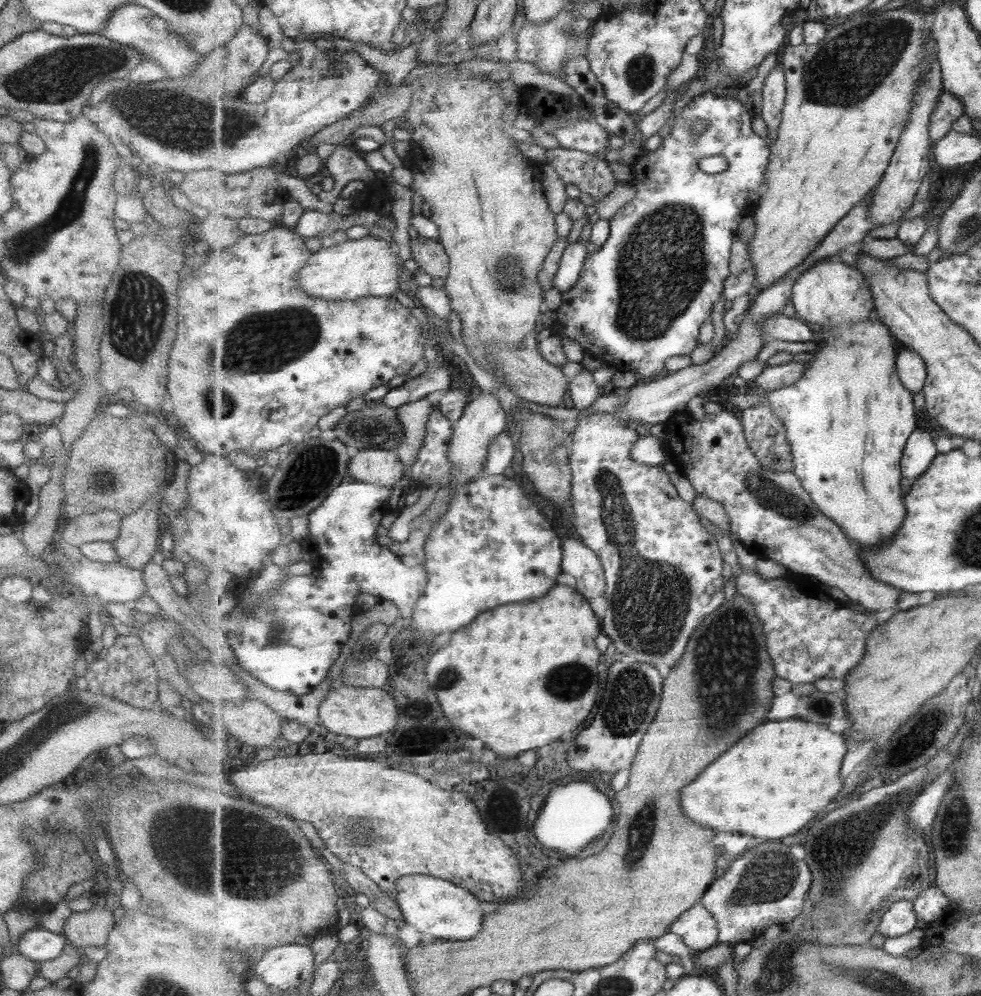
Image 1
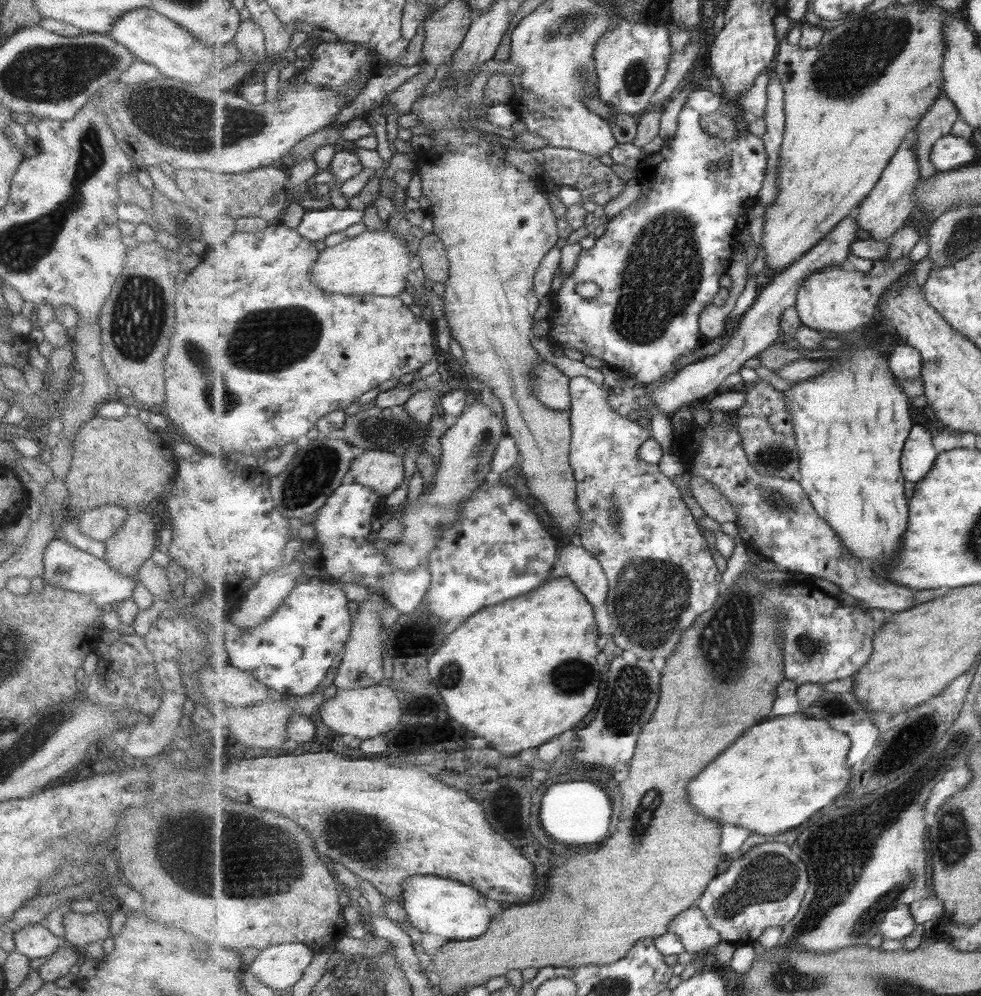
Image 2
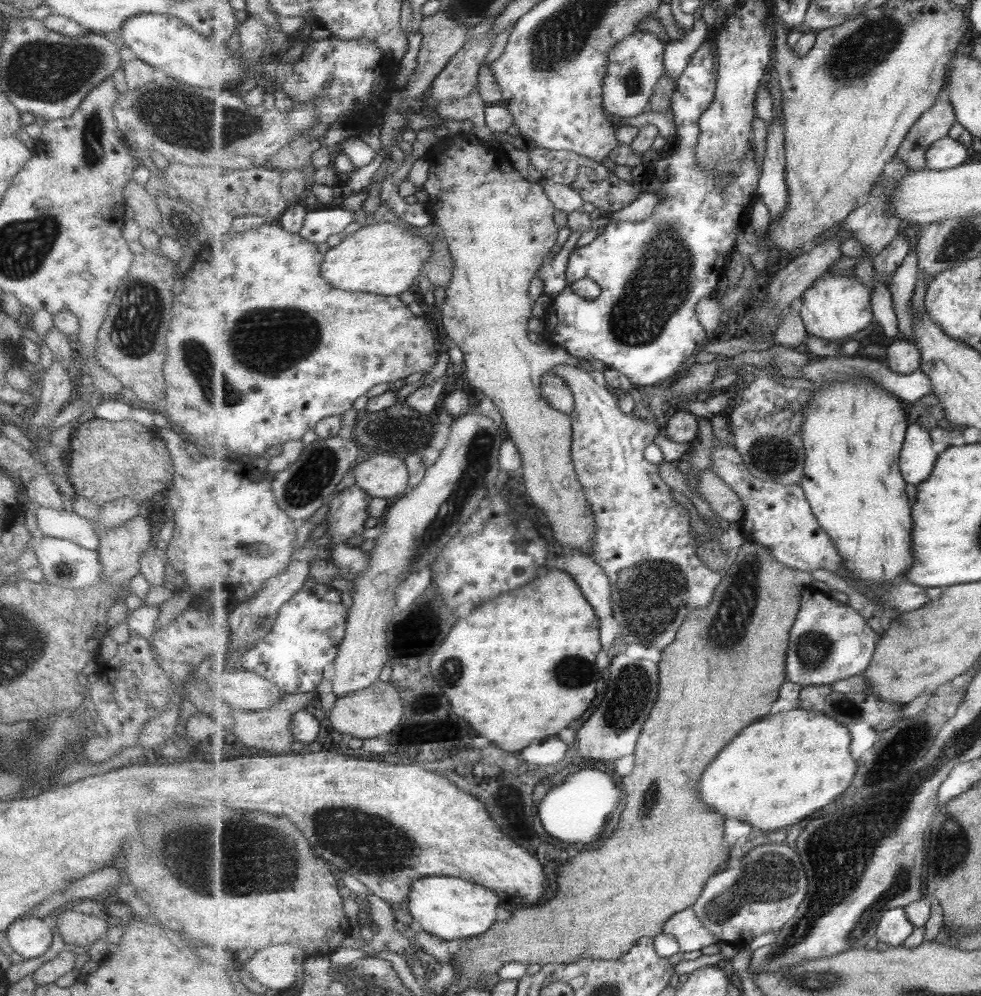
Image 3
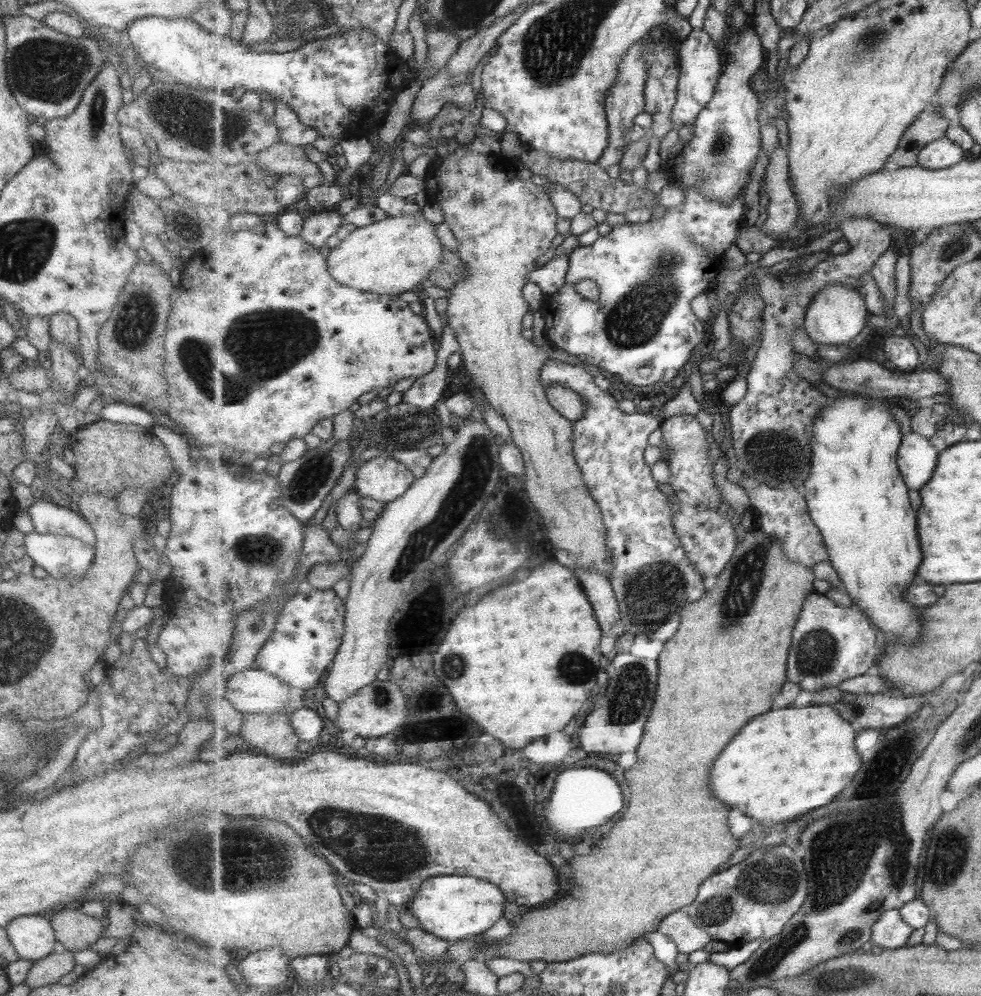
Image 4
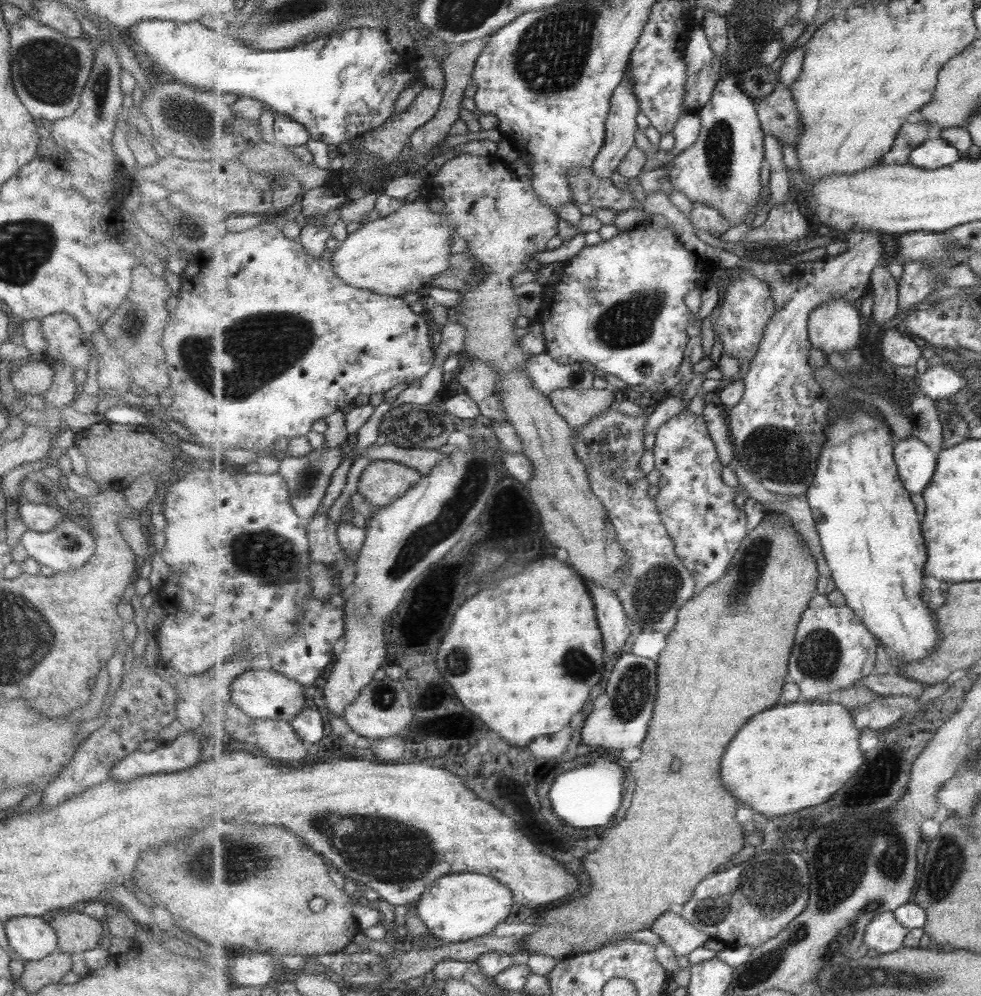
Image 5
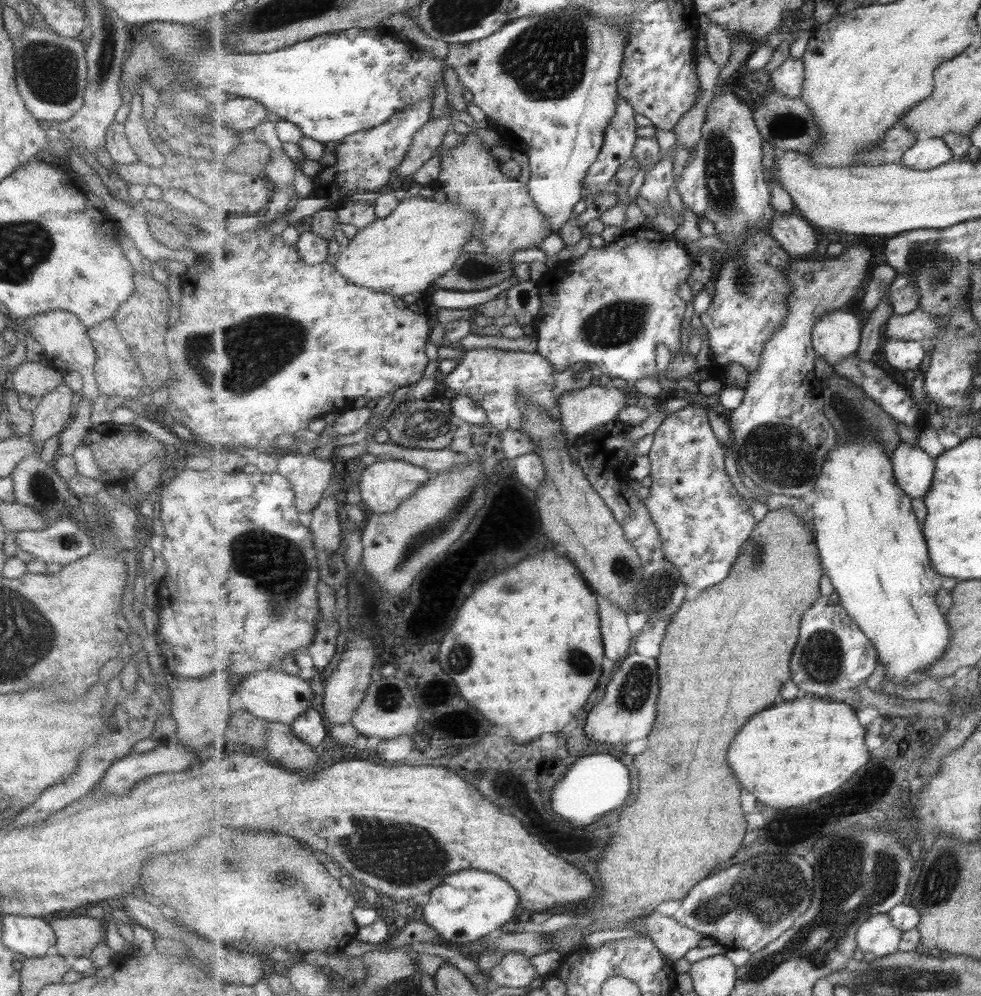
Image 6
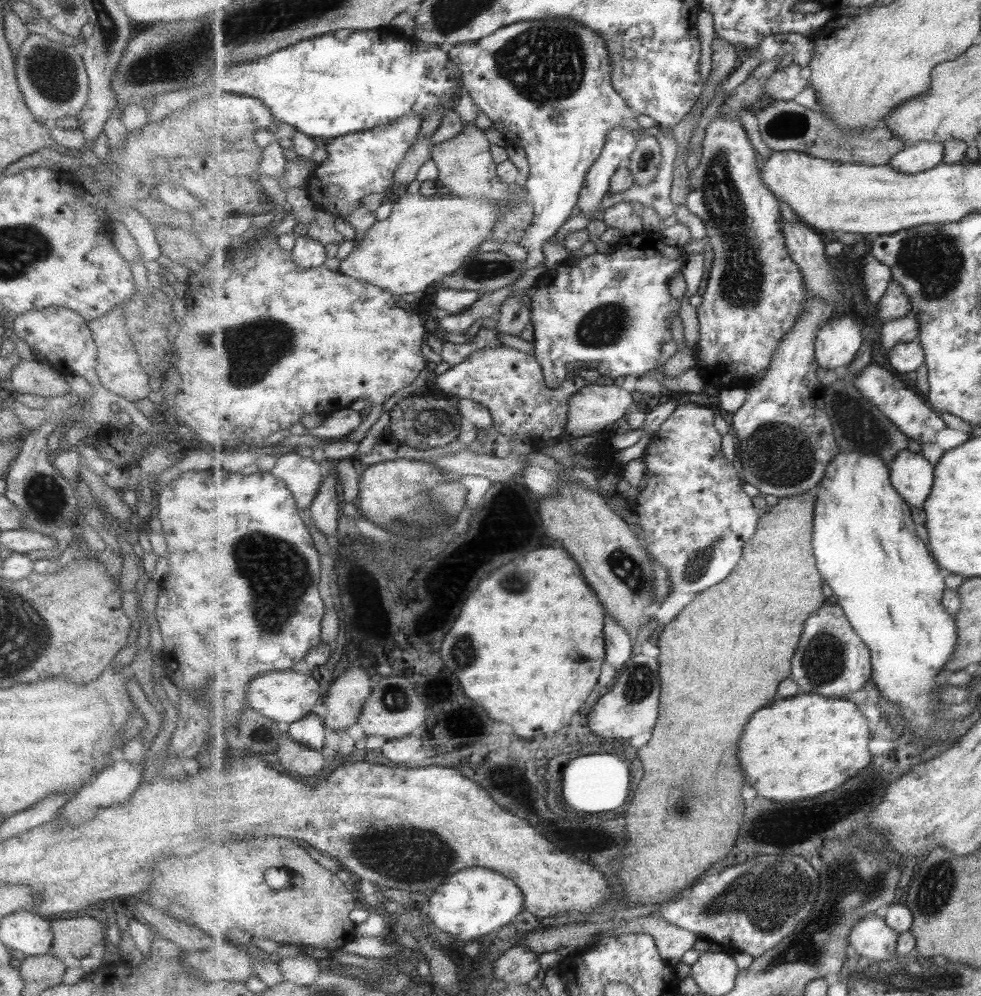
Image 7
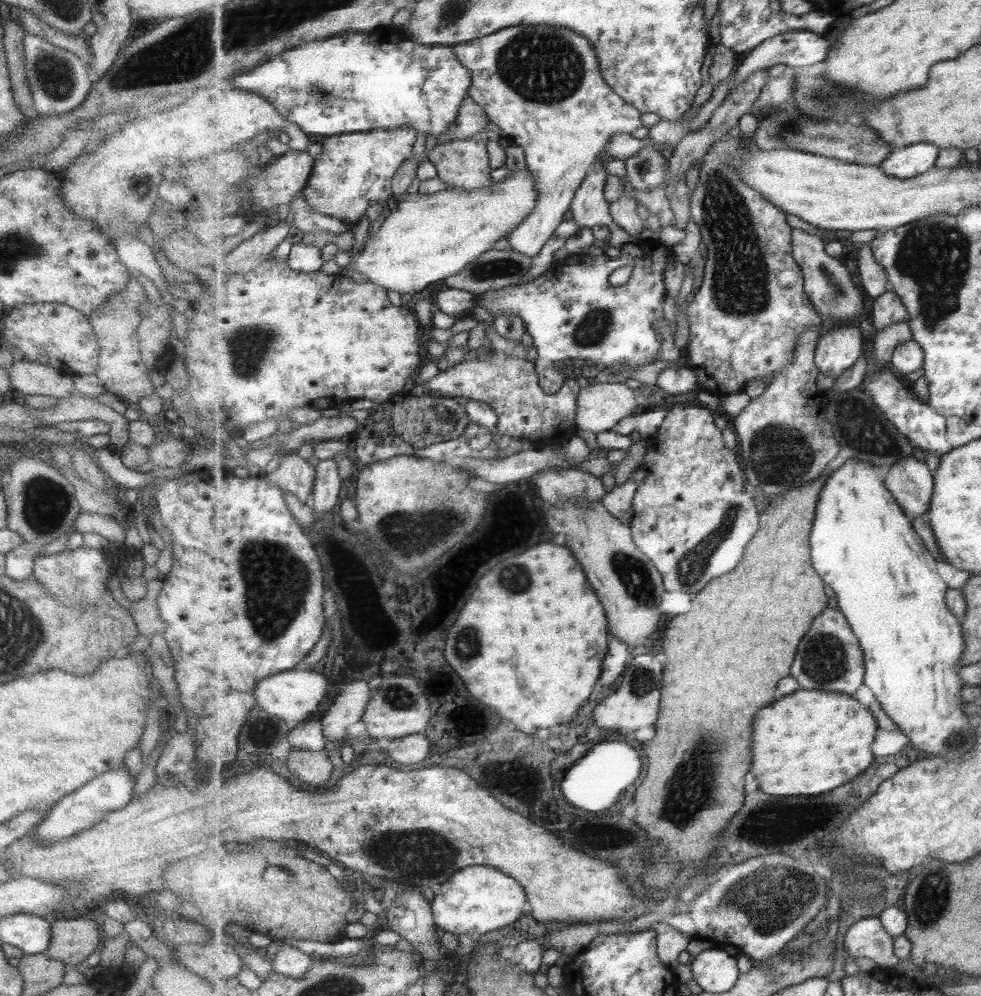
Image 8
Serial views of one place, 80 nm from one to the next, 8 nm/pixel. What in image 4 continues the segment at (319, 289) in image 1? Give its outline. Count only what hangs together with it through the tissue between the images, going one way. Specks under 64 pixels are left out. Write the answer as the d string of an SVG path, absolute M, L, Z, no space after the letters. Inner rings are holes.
M393 215L387 220L356 228L353 232L344 233L342 244L326 255L330 273L343 286L390 296L420 291L423 278L443 263L443 247L441 238L437 236L437 226L425 216Z

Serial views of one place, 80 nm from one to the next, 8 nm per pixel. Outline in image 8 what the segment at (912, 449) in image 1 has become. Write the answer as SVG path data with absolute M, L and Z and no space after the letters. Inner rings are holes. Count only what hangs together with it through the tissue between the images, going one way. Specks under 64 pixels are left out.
M915 457L904 458L893 465L883 479L911 519L929 514L936 478L925 461L919 461Z

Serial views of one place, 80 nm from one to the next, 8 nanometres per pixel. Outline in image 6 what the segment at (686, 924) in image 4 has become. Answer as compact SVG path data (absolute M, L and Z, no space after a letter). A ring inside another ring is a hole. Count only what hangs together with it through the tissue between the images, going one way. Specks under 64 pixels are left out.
M682 900L667 901L660 904L650 915L635 919L629 926L631 930L649 935L660 951L672 962L685 958L691 948L697 948L706 935L688 926L683 926L672 913L682 905Z

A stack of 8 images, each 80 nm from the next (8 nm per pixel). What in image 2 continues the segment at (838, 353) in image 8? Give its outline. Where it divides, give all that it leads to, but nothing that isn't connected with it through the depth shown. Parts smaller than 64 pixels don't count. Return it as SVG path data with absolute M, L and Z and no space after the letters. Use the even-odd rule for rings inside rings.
M911 256L899 261L877 260L869 272L845 271L838 266L826 268L809 277L799 289L796 307L804 326L820 333L847 334L862 330L879 315L878 305L885 291L899 280L905 272L914 269Z

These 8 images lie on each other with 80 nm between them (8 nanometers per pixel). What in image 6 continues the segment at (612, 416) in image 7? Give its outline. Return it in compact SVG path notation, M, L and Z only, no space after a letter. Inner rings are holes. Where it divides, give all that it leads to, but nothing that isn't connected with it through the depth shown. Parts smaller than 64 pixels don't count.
M591 384L587 388L572 390L560 398L560 409L562 410L562 425L564 433L569 442L577 440L583 434L593 433L594 430L604 428L619 416L619 412L632 402L628 392L616 387L605 387Z

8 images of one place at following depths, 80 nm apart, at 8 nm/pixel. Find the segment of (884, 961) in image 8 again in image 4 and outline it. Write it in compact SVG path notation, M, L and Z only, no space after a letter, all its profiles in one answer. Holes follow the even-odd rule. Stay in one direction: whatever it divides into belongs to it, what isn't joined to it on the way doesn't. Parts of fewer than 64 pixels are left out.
M900 909L884 912L873 926L871 943L881 946L883 950L897 950L907 946L914 928L904 921Z

